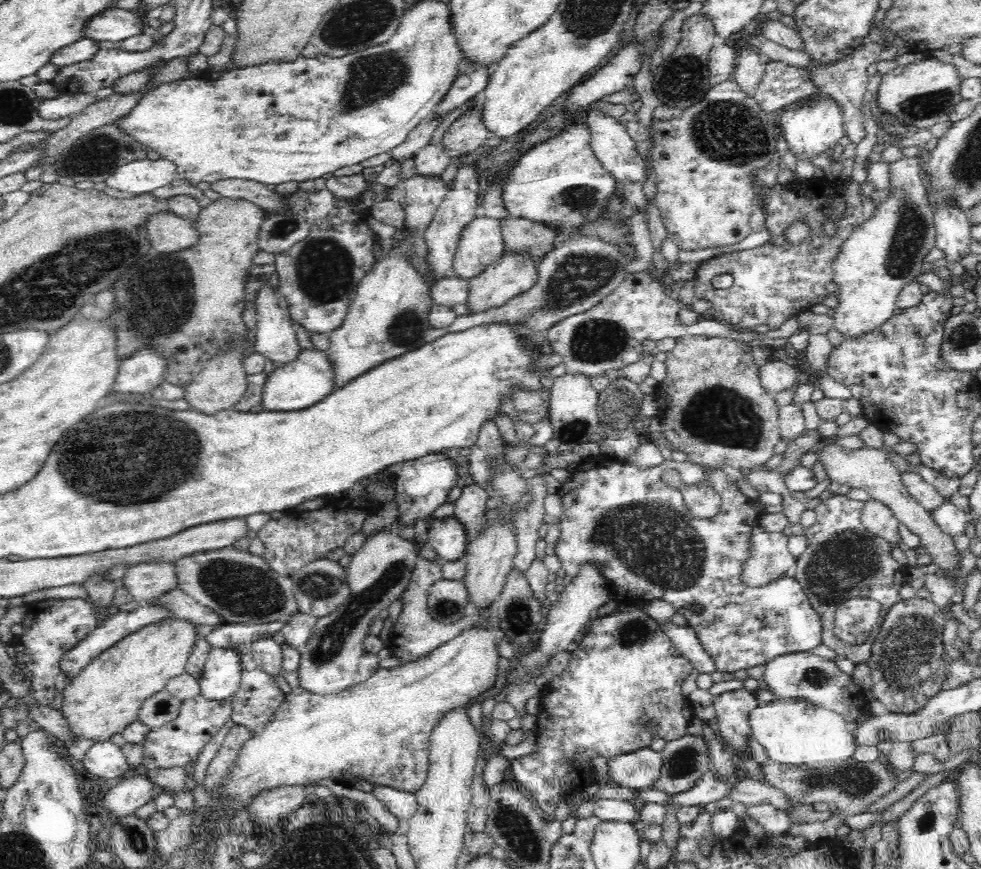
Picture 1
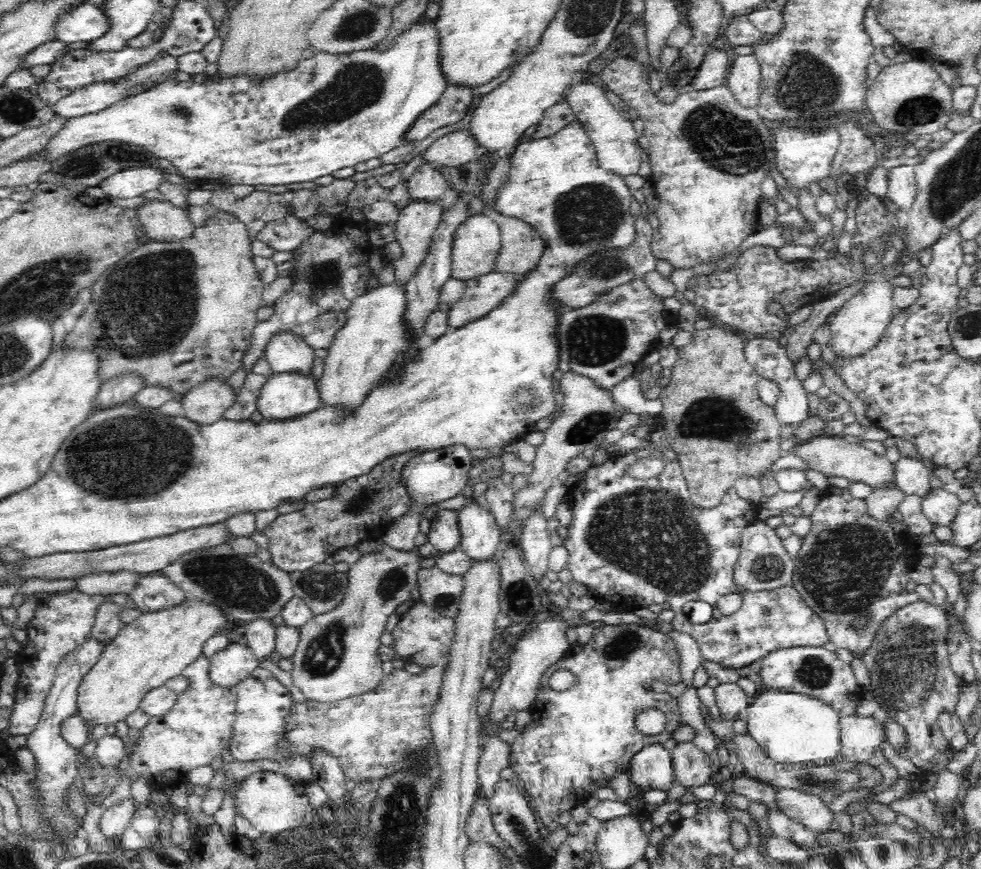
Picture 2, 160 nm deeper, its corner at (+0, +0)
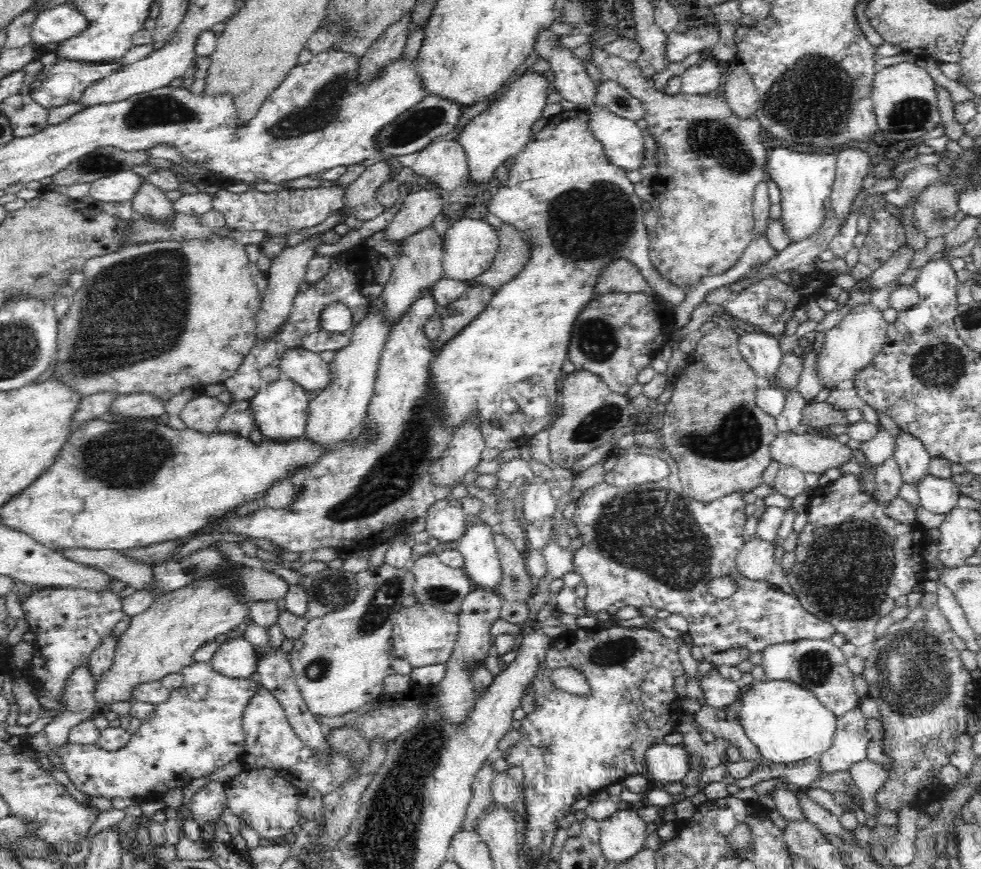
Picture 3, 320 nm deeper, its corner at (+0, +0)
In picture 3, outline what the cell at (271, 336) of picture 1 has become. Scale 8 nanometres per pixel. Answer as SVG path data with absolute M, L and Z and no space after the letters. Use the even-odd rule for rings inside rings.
M302 347L284 349L276 365L280 379L292 379L308 392L318 392L331 377L328 363L322 360L319 353Z

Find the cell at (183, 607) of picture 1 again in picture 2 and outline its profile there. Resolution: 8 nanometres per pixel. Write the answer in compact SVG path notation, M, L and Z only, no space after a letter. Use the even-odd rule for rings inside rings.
M158 571L146 573L129 598L142 613L172 609L189 600L180 586Z

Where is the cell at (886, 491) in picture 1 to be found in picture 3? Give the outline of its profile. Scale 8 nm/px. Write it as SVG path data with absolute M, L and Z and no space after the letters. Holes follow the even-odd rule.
M780 431L780 436L778 436L776 442L772 442L770 448L773 461L780 462L786 466L794 466L802 473L813 473L817 476L828 472L830 468L839 469L842 466L846 466L846 464L850 464L850 462L856 462L852 448L825 433L806 432L798 435L794 431Z

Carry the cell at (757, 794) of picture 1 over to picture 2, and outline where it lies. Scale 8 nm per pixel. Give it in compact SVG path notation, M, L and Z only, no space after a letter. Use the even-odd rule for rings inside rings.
M777 788L775 805L788 818L817 833L826 834L834 820L832 811L824 805L821 797L804 794L799 789Z

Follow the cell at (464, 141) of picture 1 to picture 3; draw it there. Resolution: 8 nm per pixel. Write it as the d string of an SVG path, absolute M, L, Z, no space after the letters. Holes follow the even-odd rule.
M458 139L434 141L408 163L414 173L452 192L464 187L469 174L468 155Z

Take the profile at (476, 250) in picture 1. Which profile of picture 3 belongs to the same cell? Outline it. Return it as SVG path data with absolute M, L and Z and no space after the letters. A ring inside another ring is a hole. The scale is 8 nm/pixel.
M453 217L445 232L443 248L443 276L452 280L472 282L494 262L499 246L499 234L486 219Z

